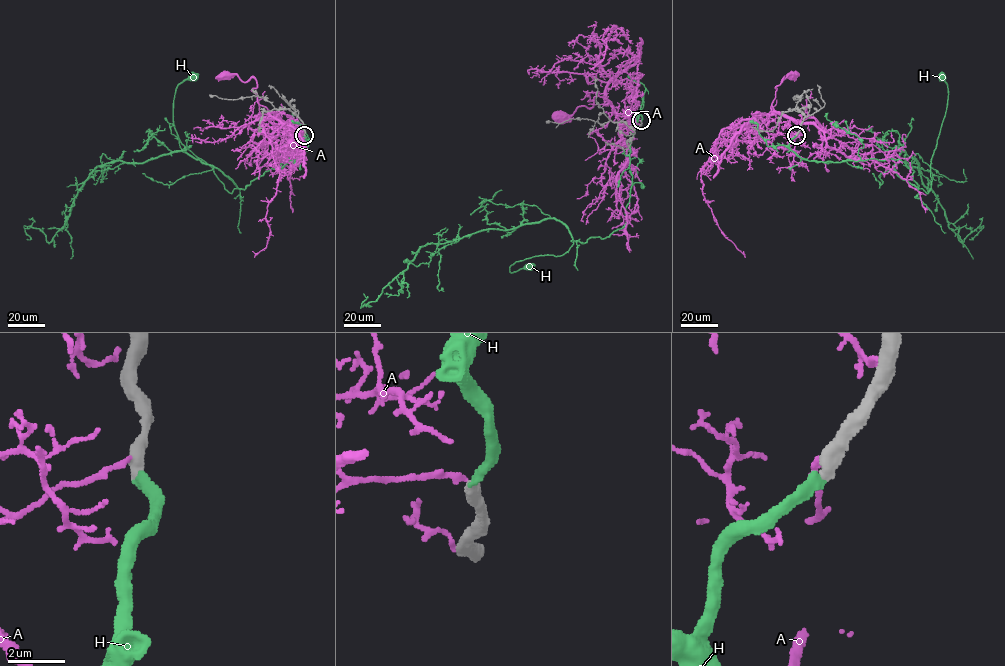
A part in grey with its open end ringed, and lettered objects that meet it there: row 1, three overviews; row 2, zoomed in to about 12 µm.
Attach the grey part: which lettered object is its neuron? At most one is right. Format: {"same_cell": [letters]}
{"same_cell": ["H"]}

